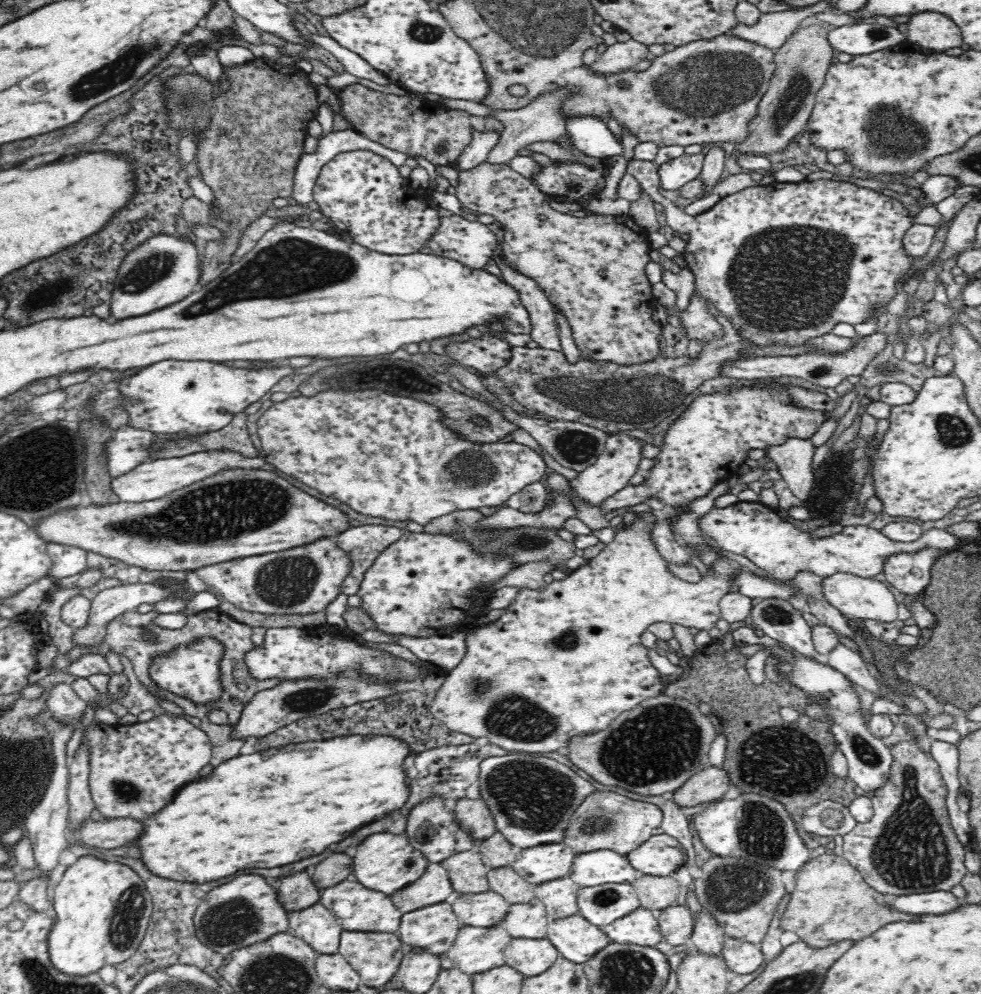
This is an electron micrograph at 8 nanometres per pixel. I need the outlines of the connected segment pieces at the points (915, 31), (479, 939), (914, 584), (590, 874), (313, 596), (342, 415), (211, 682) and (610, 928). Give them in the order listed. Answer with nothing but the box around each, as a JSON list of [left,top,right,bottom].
[[907,12,963,53],[446,925,511,975],[884,548,946,594],[569,849,642,888],[195,537,351,614],[257,390,546,526],[150,638,223,705],[601,908,663,947]]

